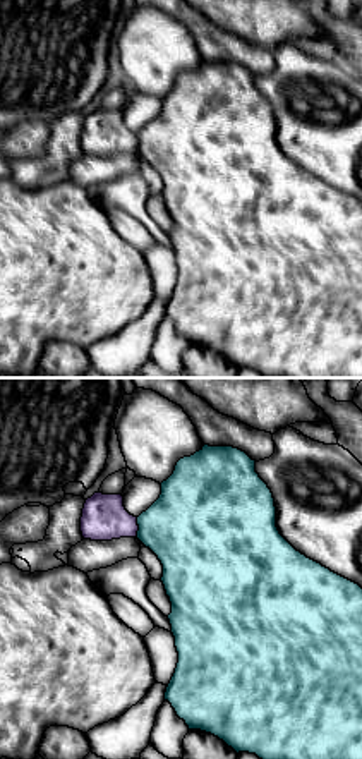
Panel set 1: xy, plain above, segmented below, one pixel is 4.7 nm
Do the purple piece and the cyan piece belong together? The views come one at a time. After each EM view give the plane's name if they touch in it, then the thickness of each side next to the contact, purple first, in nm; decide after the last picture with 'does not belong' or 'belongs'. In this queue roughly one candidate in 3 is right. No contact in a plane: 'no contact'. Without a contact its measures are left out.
meets purple in xy; 200 nm thick on the purple side, 420 nm on the other

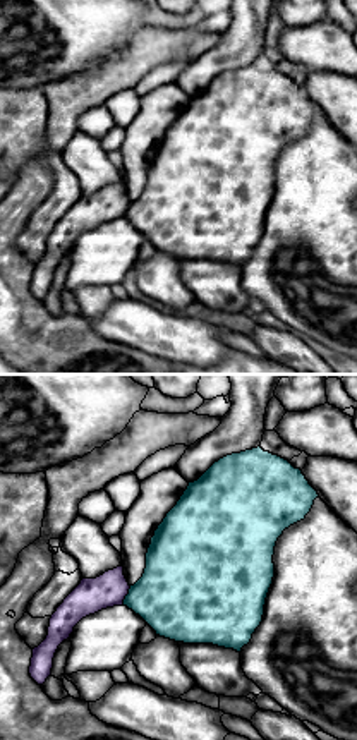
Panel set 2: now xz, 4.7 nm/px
meets purple in xz; 160 nm thick on the purple side, 400 nm on the other

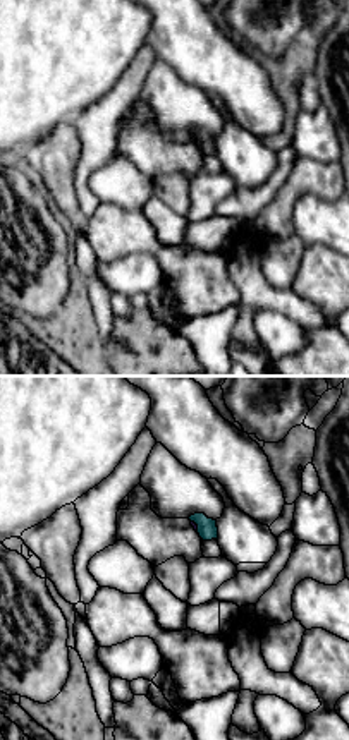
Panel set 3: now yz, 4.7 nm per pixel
meets purple in yz; 20 nm thick on the purple side, 100 nm on the other

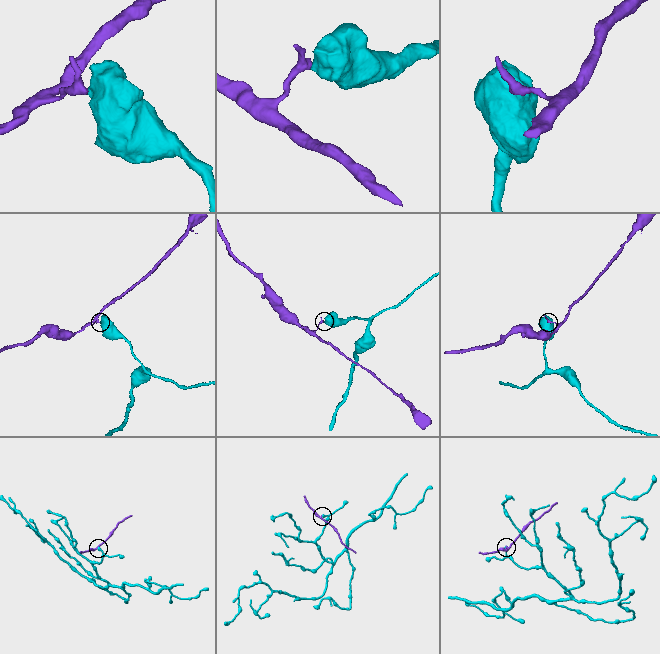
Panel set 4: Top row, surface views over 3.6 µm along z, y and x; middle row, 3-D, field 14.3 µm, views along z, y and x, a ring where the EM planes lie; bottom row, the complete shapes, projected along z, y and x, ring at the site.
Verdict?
does not belong

